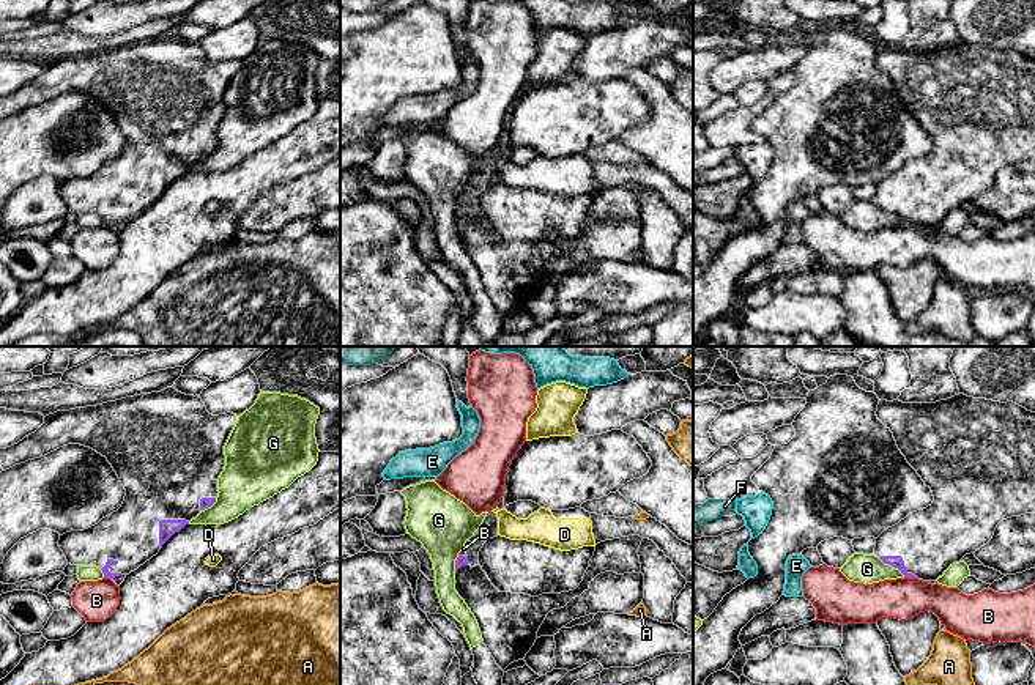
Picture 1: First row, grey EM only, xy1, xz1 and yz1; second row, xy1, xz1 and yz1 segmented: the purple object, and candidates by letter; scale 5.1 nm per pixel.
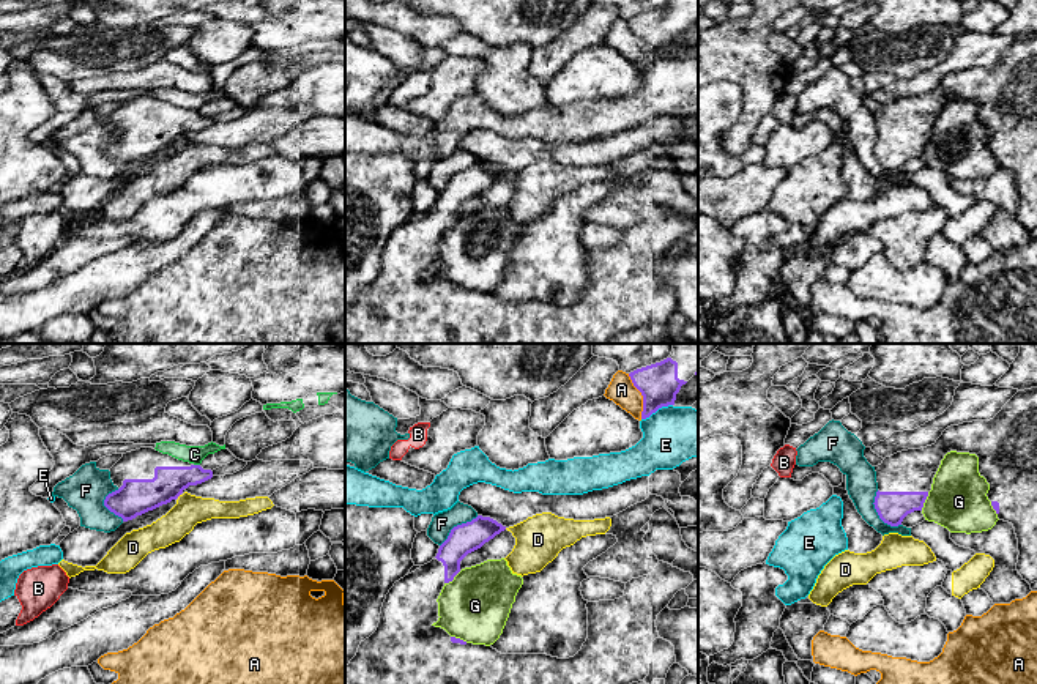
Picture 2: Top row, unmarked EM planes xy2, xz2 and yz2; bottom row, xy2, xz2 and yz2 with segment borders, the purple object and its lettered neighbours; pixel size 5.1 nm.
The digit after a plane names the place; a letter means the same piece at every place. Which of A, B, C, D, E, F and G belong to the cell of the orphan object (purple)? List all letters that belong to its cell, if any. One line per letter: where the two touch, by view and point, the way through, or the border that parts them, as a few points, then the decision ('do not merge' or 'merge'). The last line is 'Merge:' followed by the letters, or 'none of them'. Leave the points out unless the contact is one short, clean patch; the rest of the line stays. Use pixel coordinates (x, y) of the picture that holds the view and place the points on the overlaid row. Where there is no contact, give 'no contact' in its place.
A: xz2 (642, 394) | along xz2 (628, 374), (642, 396), (642, 418) | do not merge
B: yz1 (911, 577) | along yz1 (905, 575), (916, 578) | do not merge
C: xy2 (197, 465) | do not merge
D: xy2 (178, 495) | along xy2 (180, 494), (177, 497) | do not merge
E: xz2 (656, 410) | do not merge
F: yz2 (878, 514) | along yz2 (877, 490), (873, 508), (878, 516), (891, 525), (900, 525) | do not merge
G: yz1 (892, 566) | do not merge
Merge: none of them

